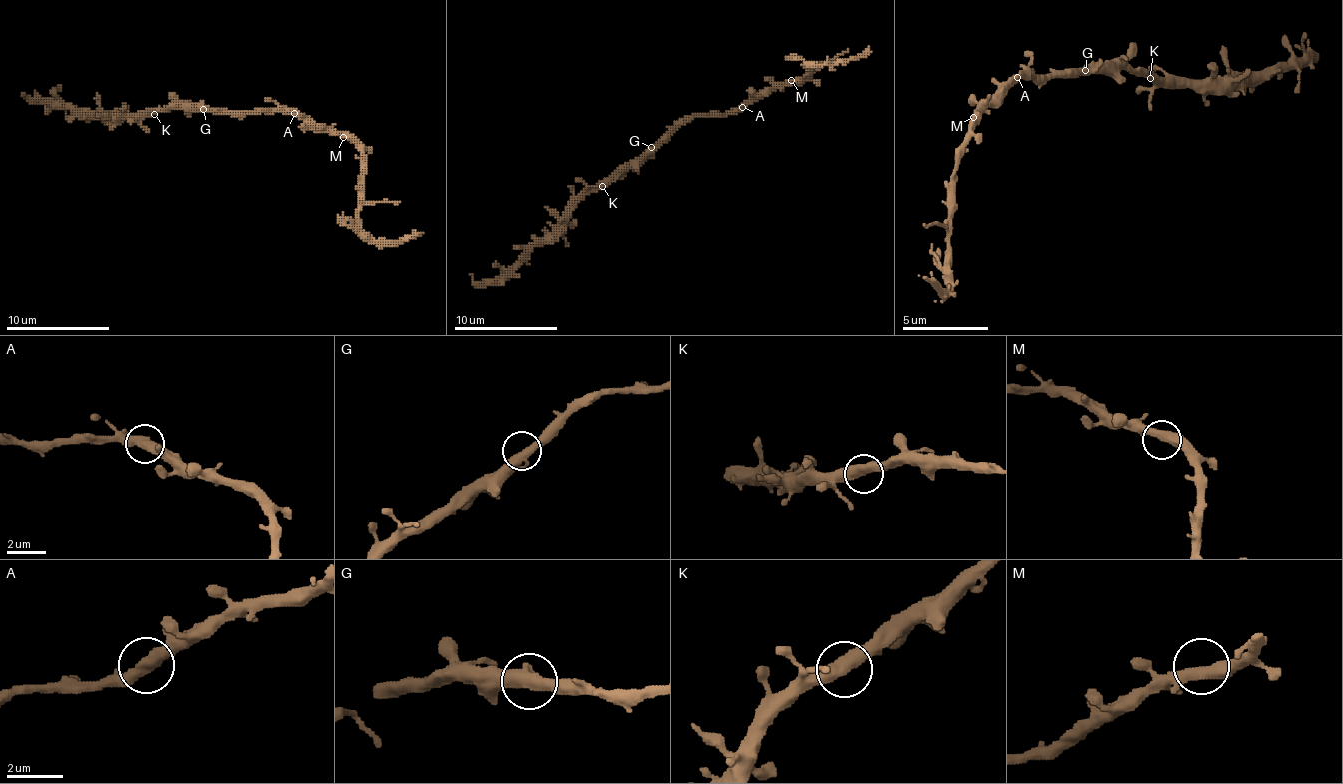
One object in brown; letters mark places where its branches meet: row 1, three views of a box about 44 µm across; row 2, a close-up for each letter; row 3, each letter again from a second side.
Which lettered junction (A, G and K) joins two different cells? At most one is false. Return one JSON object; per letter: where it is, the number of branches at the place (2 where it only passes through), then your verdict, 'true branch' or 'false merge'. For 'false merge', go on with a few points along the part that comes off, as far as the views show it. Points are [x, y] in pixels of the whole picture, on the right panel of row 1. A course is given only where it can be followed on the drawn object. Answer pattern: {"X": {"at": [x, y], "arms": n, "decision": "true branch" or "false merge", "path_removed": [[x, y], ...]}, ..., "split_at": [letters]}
{"A": {"at": [1017, 77], "arms": 2, "decision": "true branch"}, "G": {"at": [1085, 70], "arms": 2, "decision": "true branch"}, "K": {"at": [1150, 78], "arms": 2, "decision": "true branch"}, "split_at": []}

